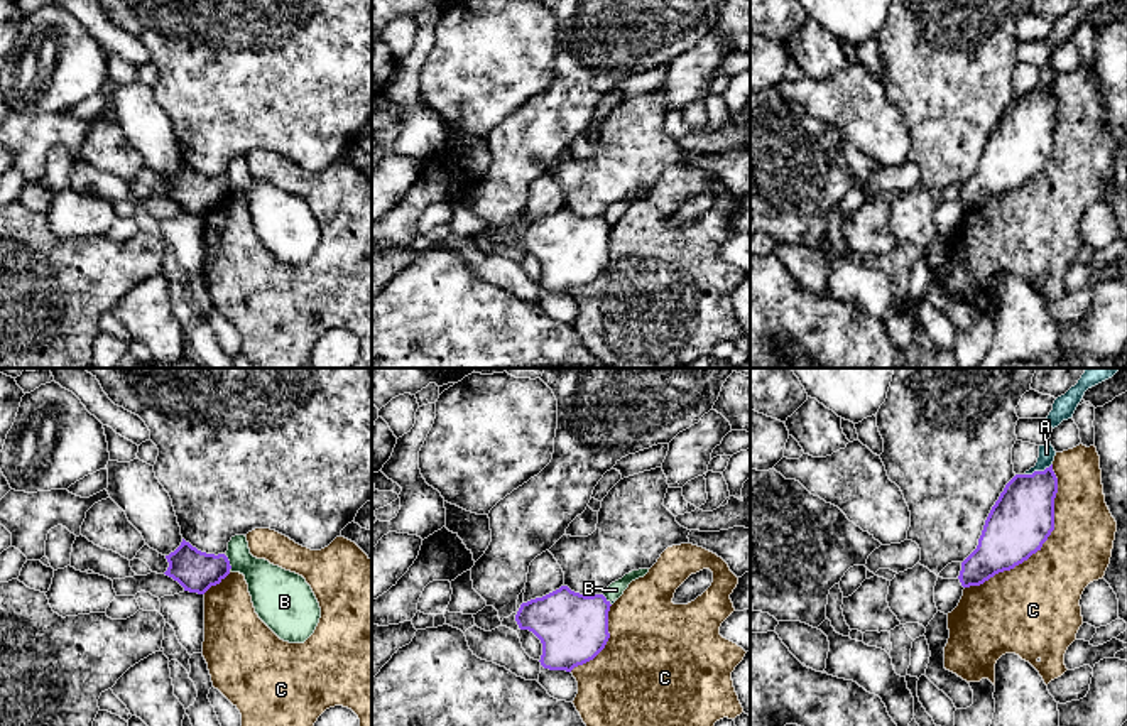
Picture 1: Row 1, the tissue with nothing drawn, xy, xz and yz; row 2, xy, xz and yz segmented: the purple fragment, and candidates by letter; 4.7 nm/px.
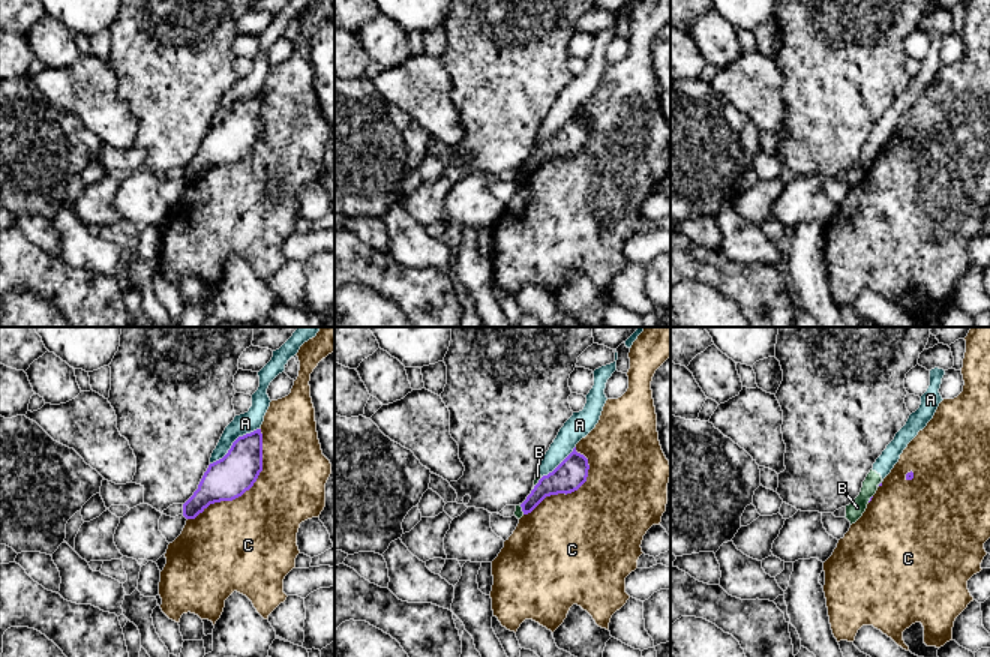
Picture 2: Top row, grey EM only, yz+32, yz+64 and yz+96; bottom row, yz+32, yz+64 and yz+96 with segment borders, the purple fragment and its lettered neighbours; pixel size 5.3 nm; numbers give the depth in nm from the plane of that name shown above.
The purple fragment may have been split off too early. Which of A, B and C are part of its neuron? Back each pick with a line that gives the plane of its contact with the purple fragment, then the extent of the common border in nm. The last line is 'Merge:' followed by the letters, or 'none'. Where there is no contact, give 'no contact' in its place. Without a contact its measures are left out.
Merge: none

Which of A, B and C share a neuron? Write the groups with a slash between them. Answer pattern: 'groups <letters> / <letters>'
groups A B / C

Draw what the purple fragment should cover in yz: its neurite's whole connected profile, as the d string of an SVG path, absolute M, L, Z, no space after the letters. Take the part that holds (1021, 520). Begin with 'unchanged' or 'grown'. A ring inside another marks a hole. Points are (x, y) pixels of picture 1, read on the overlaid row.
unchanged | M1053 464L1032 474L1015 474L992 507L977 549L961 562L961 586L980 586L1041 550L1054 530L1056 493Z

